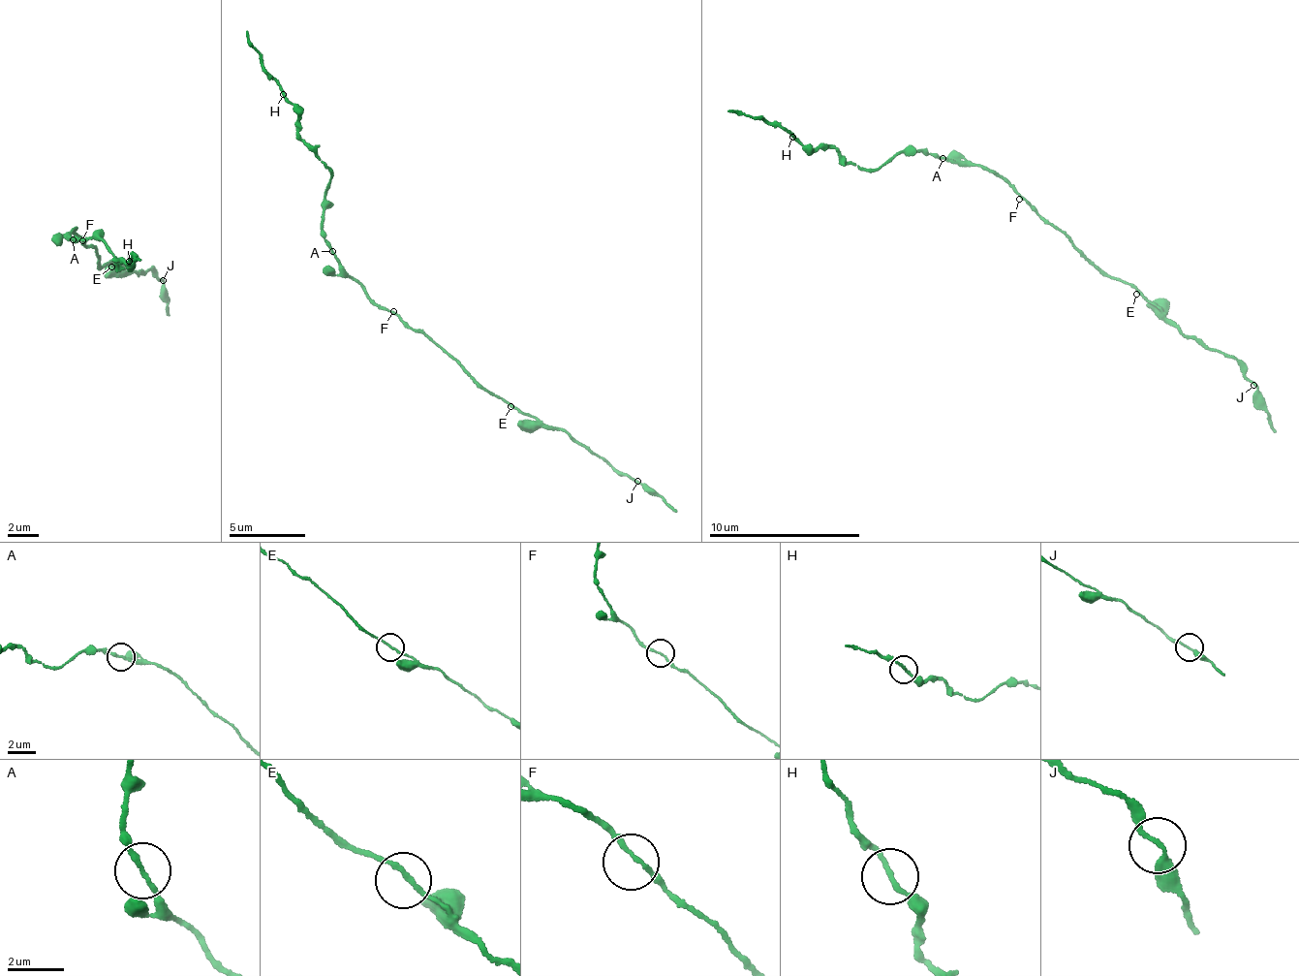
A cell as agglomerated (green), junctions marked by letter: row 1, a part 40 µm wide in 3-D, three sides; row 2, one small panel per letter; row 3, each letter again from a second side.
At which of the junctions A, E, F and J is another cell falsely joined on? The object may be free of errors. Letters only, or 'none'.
A

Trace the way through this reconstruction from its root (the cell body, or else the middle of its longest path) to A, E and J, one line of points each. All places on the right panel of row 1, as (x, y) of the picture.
A: (1023, 195), (985, 169), (943, 158)
E: (1023, 195), (1025, 203), (1071, 239), (1071, 246), (1111, 276), (1127, 282), (1136, 294)
J: (1023, 195), (1025, 203), (1071, 239), (1071, 246), (1127, 282), (1188, 336), (1224, 352), (1253, 385)

